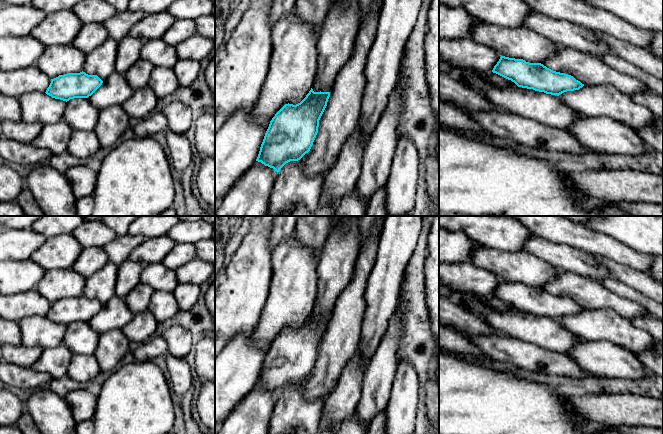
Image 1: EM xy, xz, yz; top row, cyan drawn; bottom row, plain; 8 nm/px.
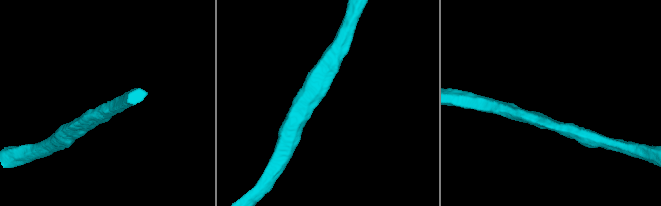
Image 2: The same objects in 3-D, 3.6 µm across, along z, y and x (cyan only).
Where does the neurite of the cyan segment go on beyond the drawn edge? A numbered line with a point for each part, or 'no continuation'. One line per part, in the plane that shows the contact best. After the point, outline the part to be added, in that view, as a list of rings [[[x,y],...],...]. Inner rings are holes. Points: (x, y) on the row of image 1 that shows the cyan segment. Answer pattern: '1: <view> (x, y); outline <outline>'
no continuation

